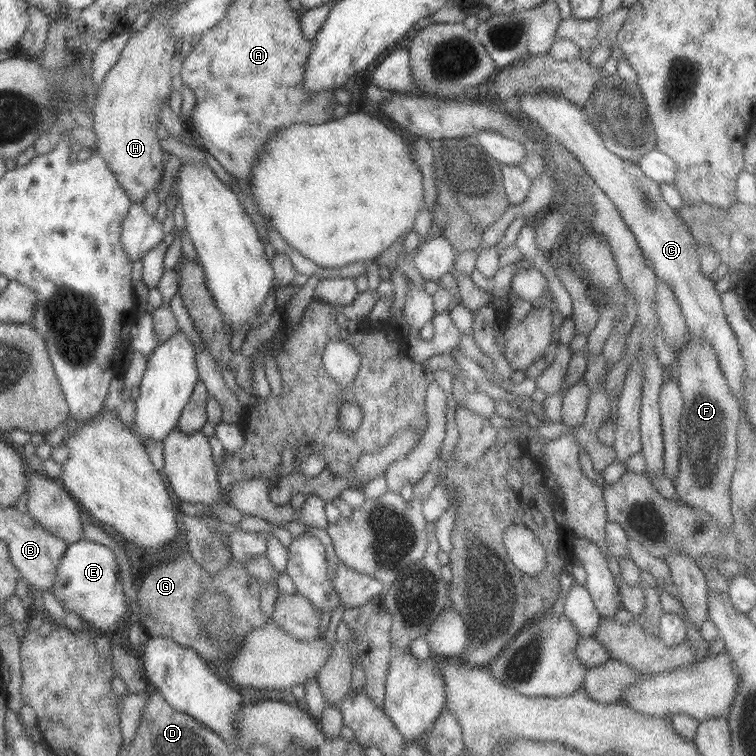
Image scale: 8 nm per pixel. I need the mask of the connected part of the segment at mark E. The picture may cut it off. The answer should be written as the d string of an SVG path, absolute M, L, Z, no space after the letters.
M81 538L67 544L59 558L49 592L63 609L73 611L84 624L93 626L99 633L111 634L119 620L130 613L129 602L121 586L119 566L112 551L98 542Z

